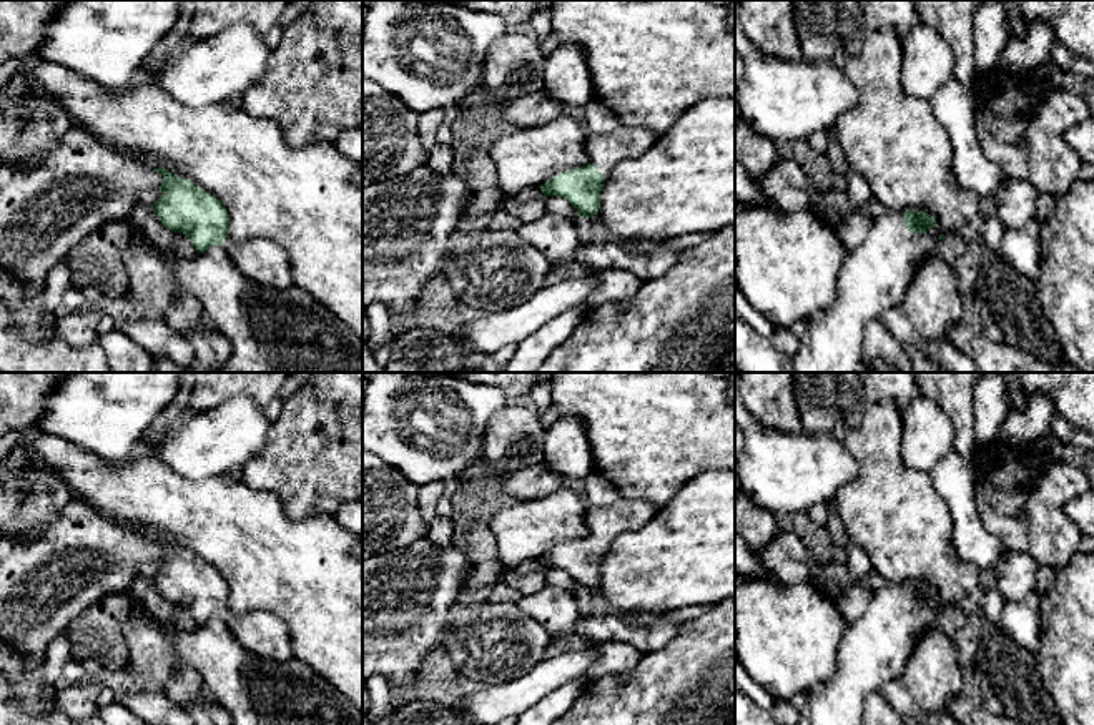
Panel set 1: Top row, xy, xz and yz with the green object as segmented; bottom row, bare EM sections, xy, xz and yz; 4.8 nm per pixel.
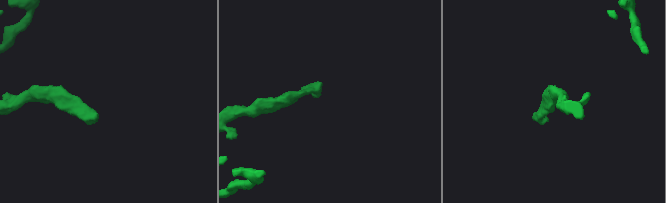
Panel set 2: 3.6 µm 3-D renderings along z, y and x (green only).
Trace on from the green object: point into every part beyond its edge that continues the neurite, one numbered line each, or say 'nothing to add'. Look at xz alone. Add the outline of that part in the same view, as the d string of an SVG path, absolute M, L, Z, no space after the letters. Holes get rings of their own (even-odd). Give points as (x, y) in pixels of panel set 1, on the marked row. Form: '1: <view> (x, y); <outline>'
1: xz (606, 150); M620 123L610 133L589 131L585 153L589 163L597 166L607 180L618 163L642 156L657 140L658 135L645 126Z

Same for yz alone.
1: yz (875, 276); M893 210L875 218L865 241L841 263L833 306L806 321L806 333L793 358L795 372L855 372L861 364L866 326L880 319L885 309L903 301L916 268L933 254L953 266L961 296L978 294L981 249L971 248L958 234L933 239L924 233L911 233L904 226L903 213Z

